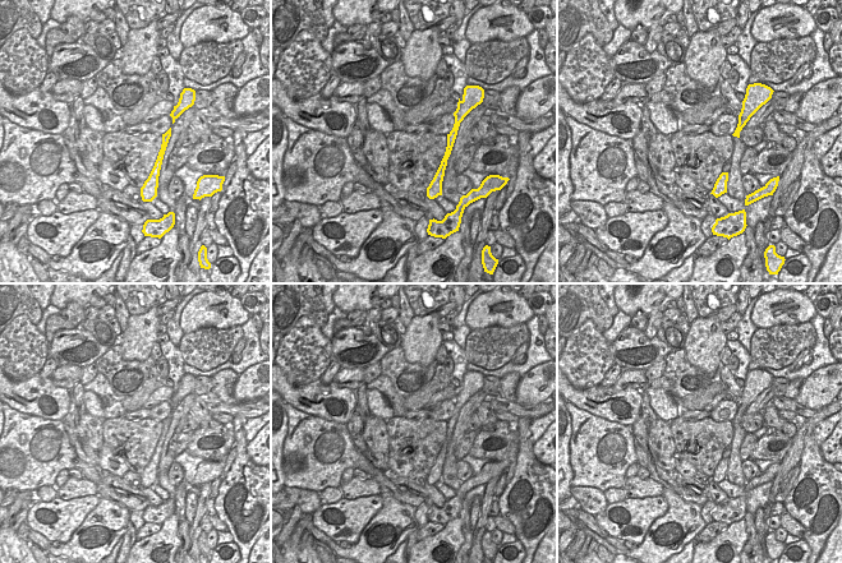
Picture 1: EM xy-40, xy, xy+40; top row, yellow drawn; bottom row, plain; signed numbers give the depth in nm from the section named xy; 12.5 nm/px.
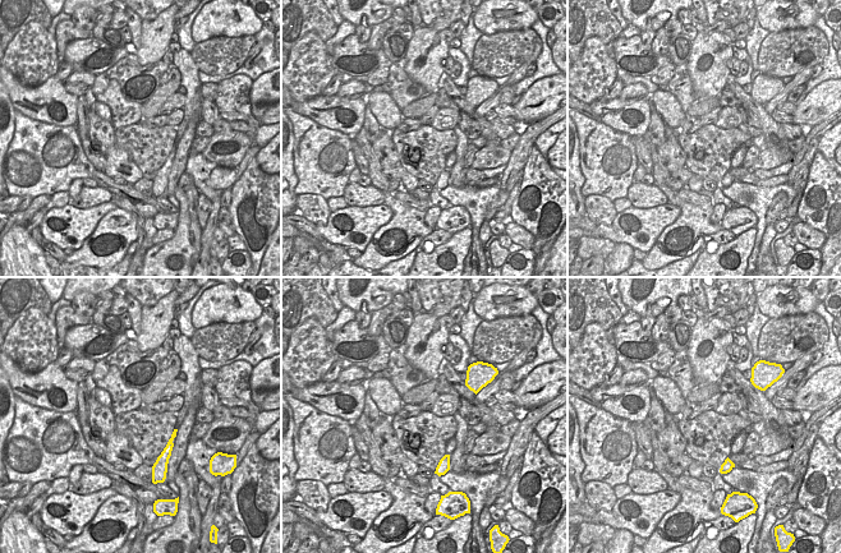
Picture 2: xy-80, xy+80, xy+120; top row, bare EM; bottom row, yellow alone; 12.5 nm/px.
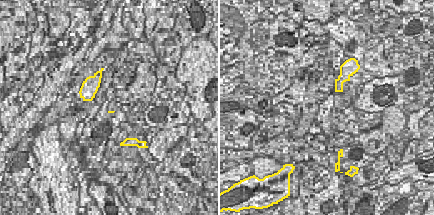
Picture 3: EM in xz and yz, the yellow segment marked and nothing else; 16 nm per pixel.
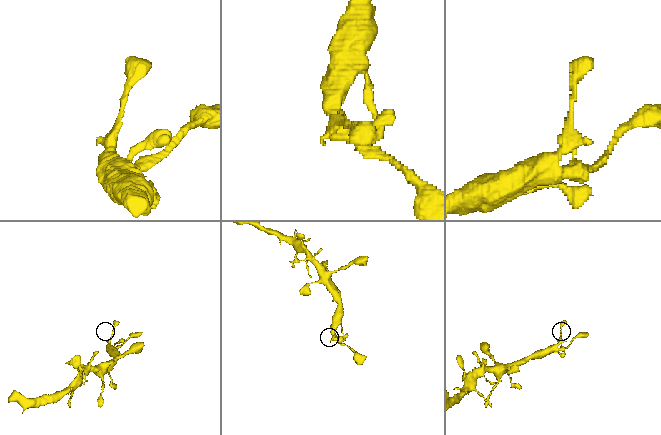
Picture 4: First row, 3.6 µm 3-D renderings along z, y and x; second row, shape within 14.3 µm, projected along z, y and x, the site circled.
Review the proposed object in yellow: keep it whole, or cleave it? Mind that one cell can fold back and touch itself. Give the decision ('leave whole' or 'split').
leave whole

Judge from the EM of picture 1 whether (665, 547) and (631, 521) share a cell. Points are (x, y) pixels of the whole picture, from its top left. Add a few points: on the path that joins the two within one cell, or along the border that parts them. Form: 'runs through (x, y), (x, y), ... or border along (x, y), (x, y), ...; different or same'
border along (667, 510), (652, 524), (638, 545); different

